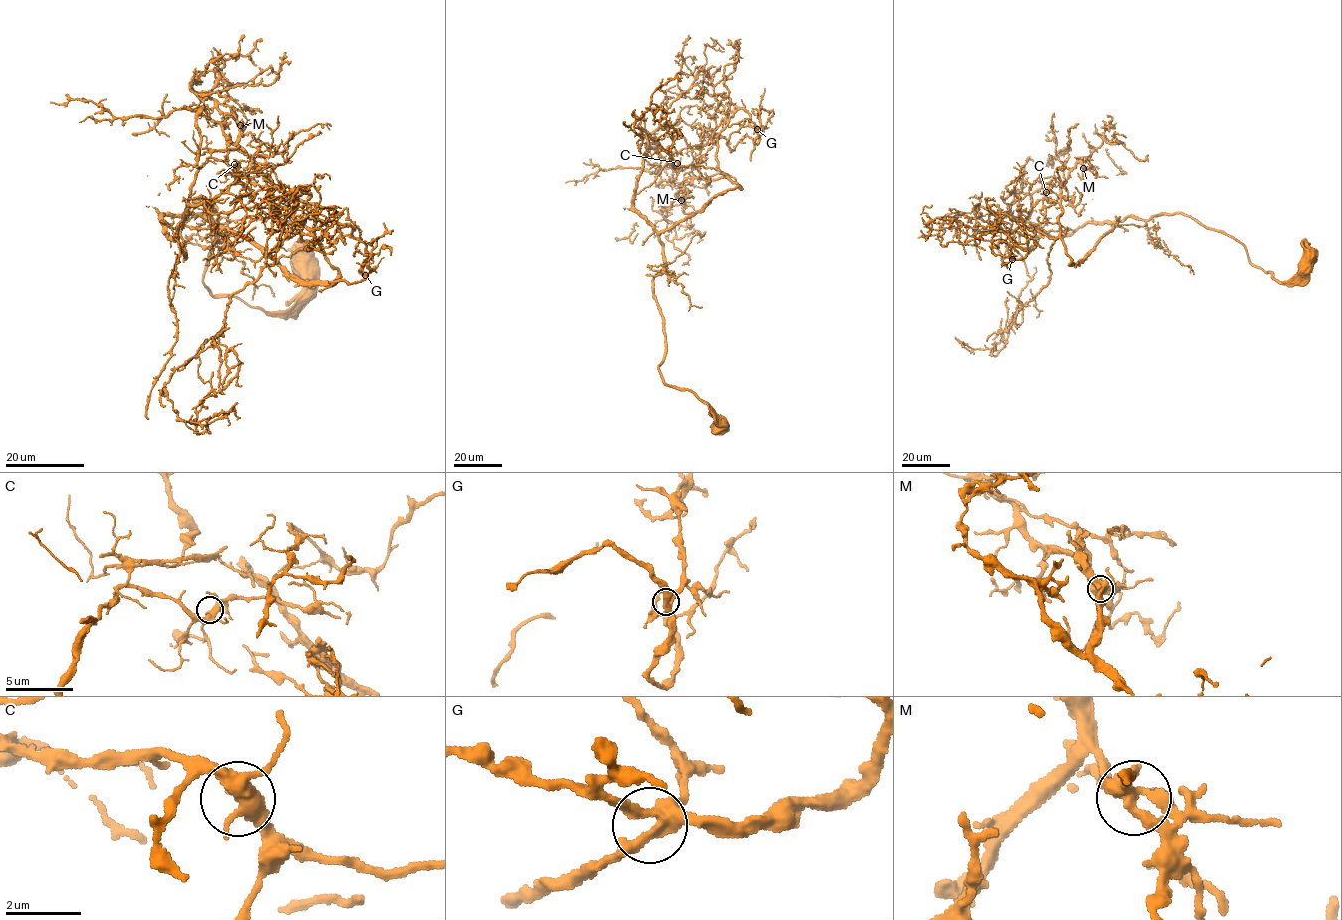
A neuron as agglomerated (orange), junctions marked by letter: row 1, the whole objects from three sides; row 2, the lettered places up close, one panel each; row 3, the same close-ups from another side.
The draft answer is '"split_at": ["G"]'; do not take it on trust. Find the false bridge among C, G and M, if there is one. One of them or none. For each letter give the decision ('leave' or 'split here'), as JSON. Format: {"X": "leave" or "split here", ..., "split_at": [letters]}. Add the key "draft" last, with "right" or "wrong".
{"C": "leave", "G": "leave", "M": "leave", "split_at": [], "draft": "wrong"}

